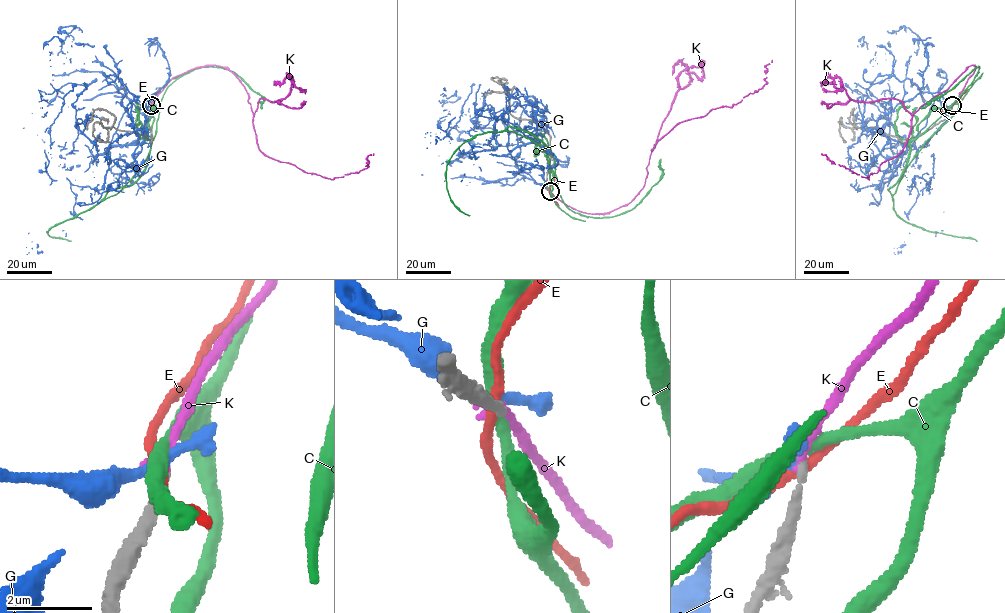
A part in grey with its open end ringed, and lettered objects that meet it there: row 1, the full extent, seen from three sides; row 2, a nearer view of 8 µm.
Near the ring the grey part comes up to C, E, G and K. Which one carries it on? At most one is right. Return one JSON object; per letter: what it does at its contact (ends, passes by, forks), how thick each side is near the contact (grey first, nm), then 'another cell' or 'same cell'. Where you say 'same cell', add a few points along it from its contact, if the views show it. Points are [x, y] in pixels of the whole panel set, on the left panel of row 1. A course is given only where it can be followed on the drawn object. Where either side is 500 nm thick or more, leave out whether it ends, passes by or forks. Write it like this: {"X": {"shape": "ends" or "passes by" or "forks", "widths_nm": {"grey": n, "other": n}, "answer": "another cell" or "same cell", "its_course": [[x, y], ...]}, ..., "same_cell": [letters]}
{"C": {"shape": "passes by", "widths_nm": {"grey": 170, "other": 360}, "answer": "another cell"}, "E": {"shape": "passes by", "widths_nm": {"grey": 220, "other": 220}, "answer": "another cell"}, "G": {"shape": "forks", "widths_nm": {"grey": 200, "other": 190}, "answer": "another cell"}, "K": {"shape": "ends", "widths_nm": {"grey": 200, "other": 220}, "answer": "same cell", "its_course": [[151, 106], [177, 75], [216, 65], [246, 90], [256, 144], [269, 157], [333, 179], [366, 169], [373, 153]]}, "same_cell": ["K"]}

